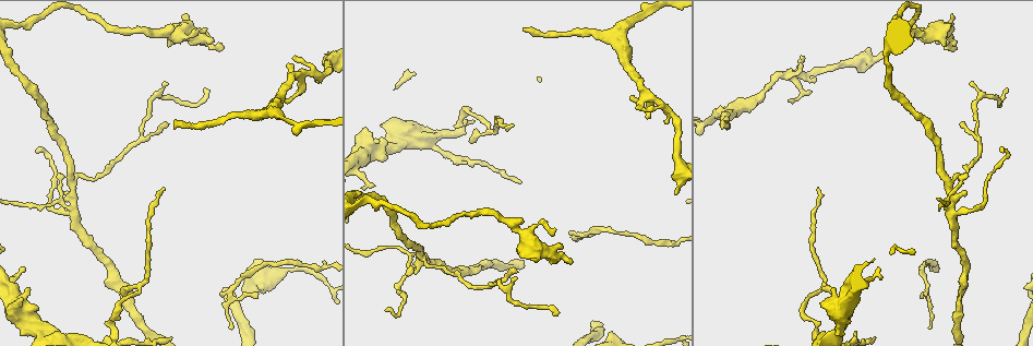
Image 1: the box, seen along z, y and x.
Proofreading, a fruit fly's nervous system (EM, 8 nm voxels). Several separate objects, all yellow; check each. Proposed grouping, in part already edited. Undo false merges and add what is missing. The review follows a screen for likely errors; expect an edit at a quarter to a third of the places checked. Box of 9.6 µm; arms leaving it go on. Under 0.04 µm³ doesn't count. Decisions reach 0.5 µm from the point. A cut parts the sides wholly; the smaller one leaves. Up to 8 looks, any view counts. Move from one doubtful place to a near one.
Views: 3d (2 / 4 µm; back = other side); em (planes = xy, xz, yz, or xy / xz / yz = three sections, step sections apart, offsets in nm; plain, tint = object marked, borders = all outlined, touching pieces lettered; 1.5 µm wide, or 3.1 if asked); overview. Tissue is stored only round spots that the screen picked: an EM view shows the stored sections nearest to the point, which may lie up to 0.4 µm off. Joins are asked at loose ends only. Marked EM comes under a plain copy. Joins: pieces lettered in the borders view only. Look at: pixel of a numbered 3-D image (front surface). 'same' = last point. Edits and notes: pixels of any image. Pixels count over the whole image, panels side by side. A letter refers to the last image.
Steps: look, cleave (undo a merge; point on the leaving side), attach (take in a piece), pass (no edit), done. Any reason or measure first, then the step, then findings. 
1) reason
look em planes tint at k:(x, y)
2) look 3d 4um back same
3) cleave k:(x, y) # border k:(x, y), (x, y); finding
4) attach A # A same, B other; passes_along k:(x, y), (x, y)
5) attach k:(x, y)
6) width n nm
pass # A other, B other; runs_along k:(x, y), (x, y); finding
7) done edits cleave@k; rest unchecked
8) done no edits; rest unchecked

thick turns thin
look em planes borders at 1:(517, 227)

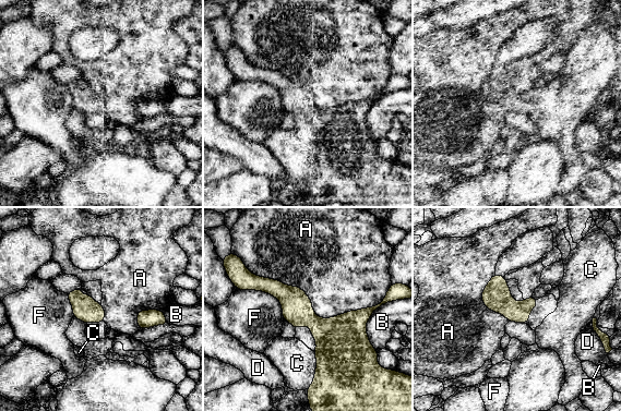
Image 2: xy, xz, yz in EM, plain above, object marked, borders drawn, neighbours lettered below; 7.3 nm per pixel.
width 180 nm; longest_contact A 1050 nm
pass # A other, B other, C other, D other, F other; all the same cell

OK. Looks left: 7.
branch stops here
look em planes tint at 1:(221, 50)

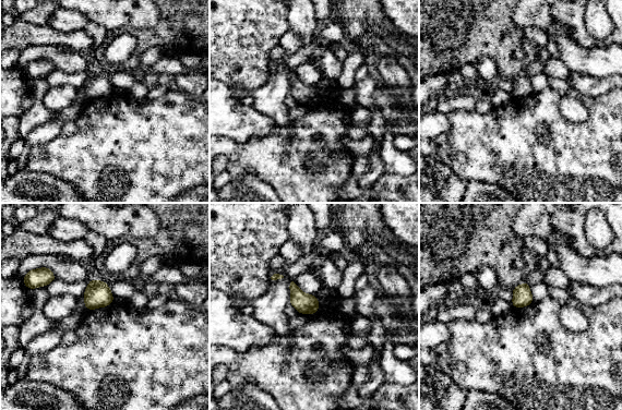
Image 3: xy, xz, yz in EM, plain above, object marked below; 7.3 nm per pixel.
look em planes borders same

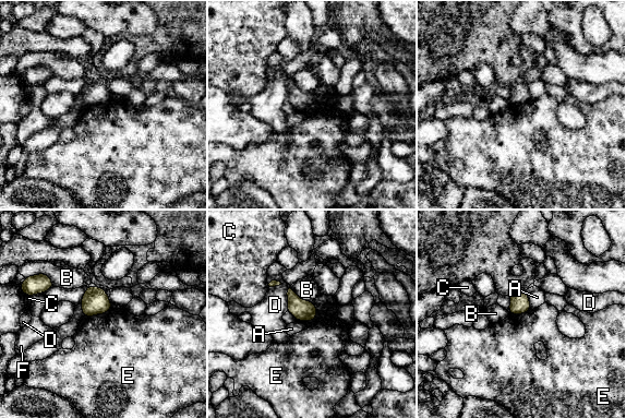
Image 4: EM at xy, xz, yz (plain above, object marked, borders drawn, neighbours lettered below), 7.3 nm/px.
pass # A other, B other, C other, D other, E other, F other; border 4:(110, 308), (103, 313), (84, 317); no lettered piece goes on from it

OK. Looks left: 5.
tapers out
look 3d 4um back at 1:(522, 30)

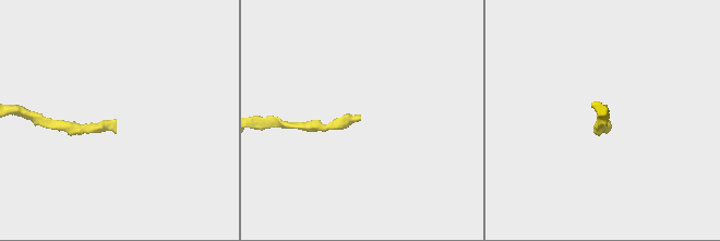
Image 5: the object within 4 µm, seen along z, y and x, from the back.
now the EM
look em xy step 8 borders at 5:(607, 131)

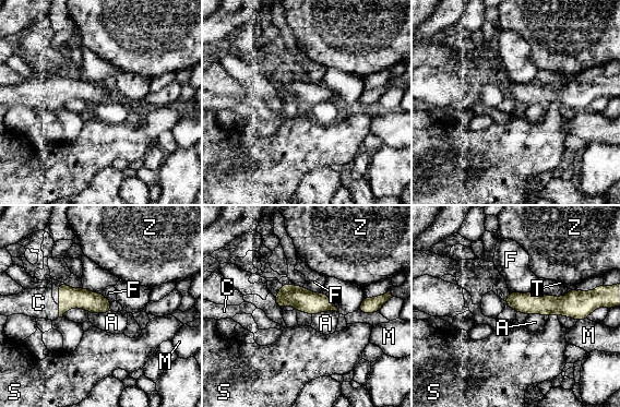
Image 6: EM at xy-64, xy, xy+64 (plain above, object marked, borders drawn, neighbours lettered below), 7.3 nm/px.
width 150 nm
attach C # A other, C same, F other, M other, S other, T other, Z other; the cell continues

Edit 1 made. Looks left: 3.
done edits attach@6; rest unchecked

